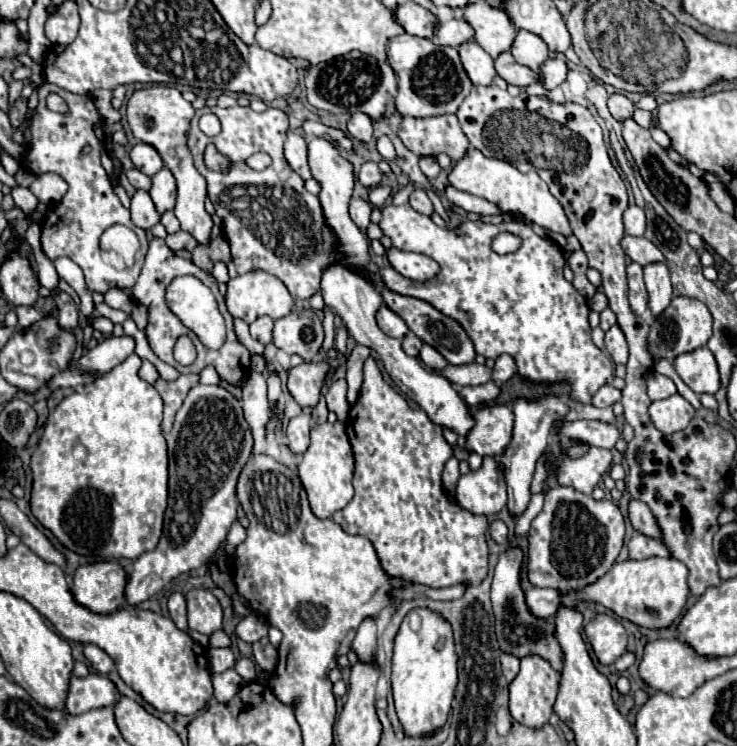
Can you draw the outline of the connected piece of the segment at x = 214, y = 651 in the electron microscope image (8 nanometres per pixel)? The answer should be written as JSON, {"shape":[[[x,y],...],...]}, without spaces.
{"shape":[[[211,648],[209,664],[211,664],[211,672],[225,672],[225,670],[233,668],[235,656],[233,656],[231,648]]]}

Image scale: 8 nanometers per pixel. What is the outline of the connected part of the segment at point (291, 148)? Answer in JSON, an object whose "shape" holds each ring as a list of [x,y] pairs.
{"shape":[[[287,132],[287,142],[285,142],[285,158],[289,162],[289,166],[303,178],[309,180],[311,172],[307,166],[307,142],[303,140],[303,136]]]}

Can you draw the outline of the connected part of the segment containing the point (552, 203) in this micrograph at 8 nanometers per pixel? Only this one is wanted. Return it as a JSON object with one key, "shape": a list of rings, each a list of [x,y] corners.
{"shape":[[[471,146],[469,152],[465,154],[465,158],[461,162],[457,162],[453,166],[453,170],[449,172],[449,182],[457,190],[469,192],[473,196],[479,196],[479,198],[485,198],[485,200],[497,204],[499,210],[503,210],[503,212],[517,212],[523,218],[527,218],[551,232],[571,236],[571,226],[563,212],[563,206],[557,202],[557,198],[553,198],[547,184],[533,170],[527,174],[521,174],[509,162],[499,160],[499,158],[487,158],[477,148]]]}

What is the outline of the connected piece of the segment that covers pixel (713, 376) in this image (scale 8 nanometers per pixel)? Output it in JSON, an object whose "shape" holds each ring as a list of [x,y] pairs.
{"shape":[[[707,346],[677,356],[673,368],[695,394],[715,394],[721,386],[717,362]]]}

